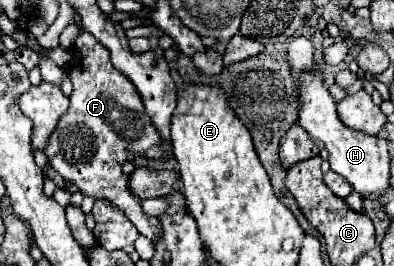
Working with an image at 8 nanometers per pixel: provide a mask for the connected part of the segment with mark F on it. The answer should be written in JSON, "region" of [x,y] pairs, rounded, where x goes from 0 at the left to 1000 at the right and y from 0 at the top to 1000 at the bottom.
{"region":[[[211,120],[185,173],[185,226],[175,241],[175,293],[185,308],[185,346],[180,346],[180,398],[175,414],[155,436],[155,459],[145,466],[145,489],[135,489],[135,504],[124,511],[124,534],[114,549],[114,586],[124,602],[124,617],[165,669],[180,677],[201,699],[201,714],[211,722],[211,737],[241,737],[241,744],[272,744],[282,752],[292,774],[302,774],[327,827],[343,842],[343,857],[373,887],[388,917],[398,917],[409,902],[409,835],[398,812],[378,812],[363,774],[358,774],[358,744],[348,744],[332,714],[327,714],[327,654],[317,654],[307,632],[327,594],[358,586],[368,579],[368,564],[383,556],[414,556],[414,519],[398,496],[398,481],[388,474],[378,429],[368,429],[368,398],[358,383],[358,361],[348,353],[348,331],[338,323],[338,308],[327,308],[317,293],[317,278],[307,278],[302,263],[292,263],[292,248],[277,226],[277,188],[266,188],[266,173],[256,173],[246,158],[246,143],[236,143],[226,120]]]}

